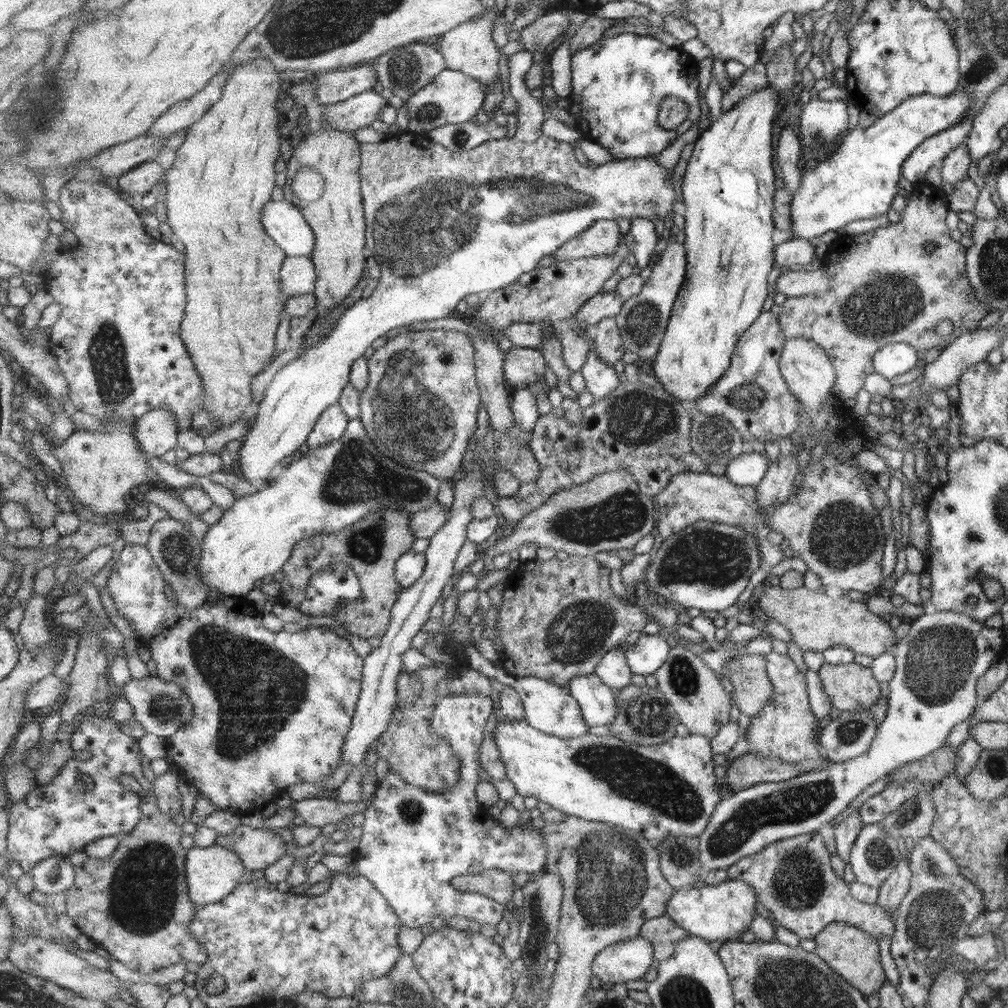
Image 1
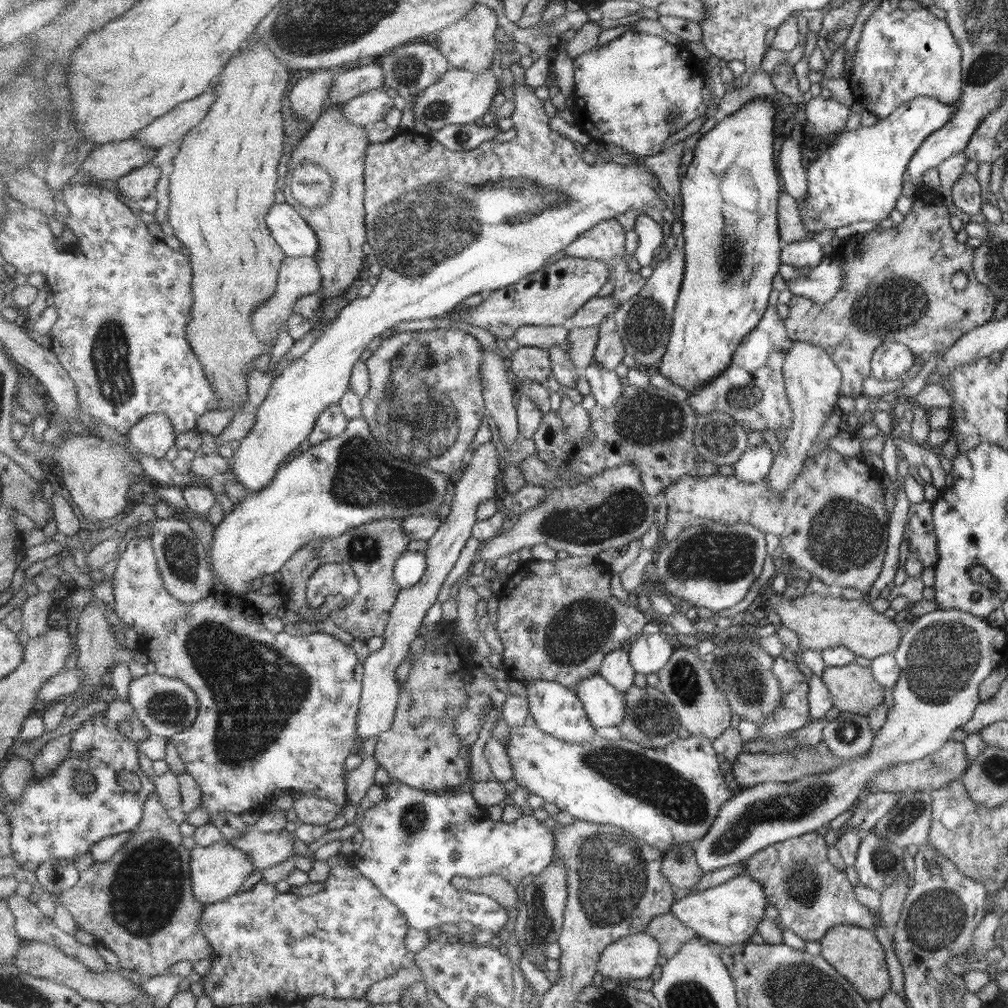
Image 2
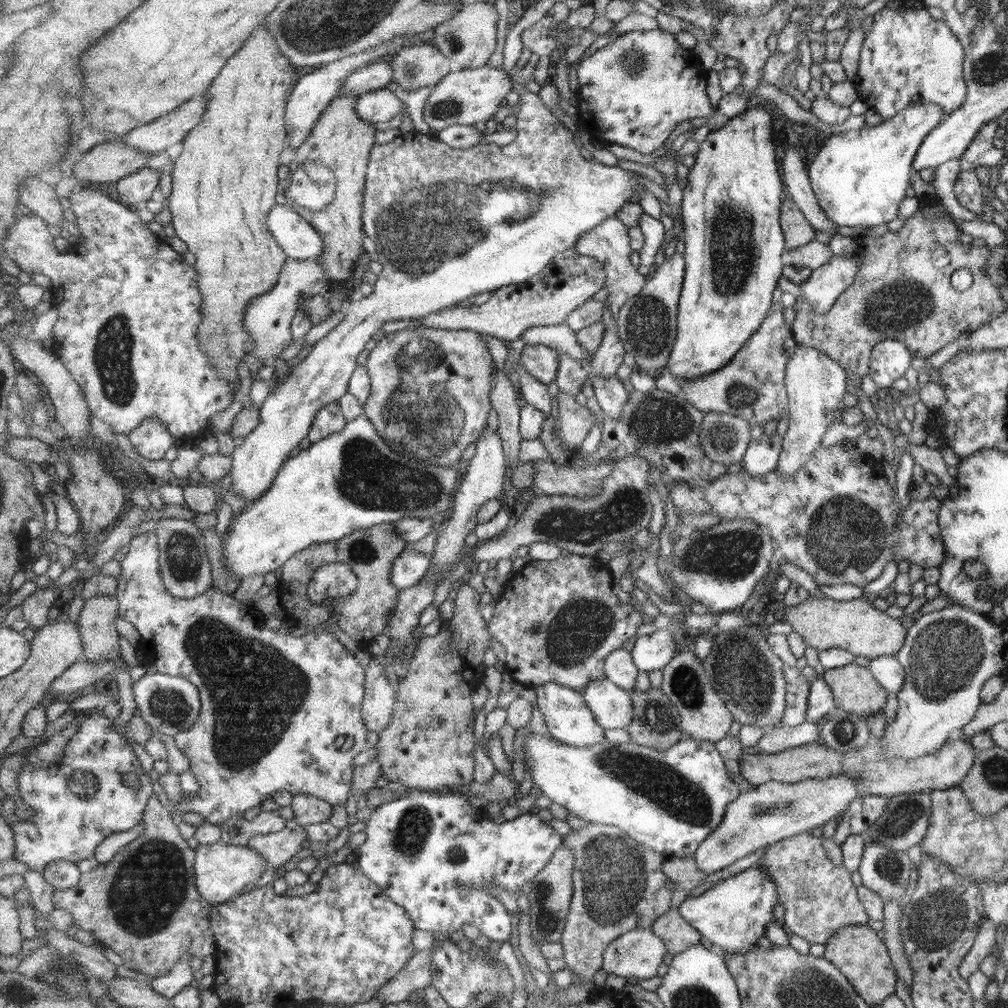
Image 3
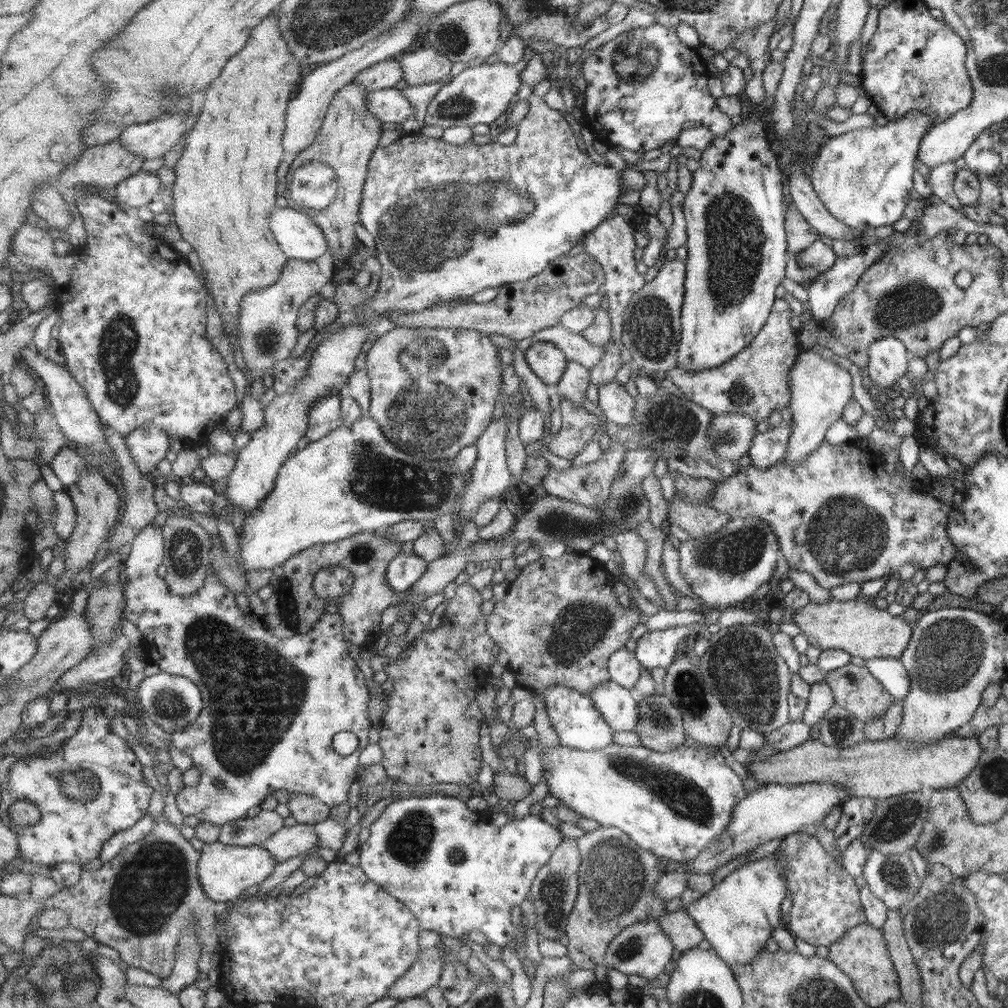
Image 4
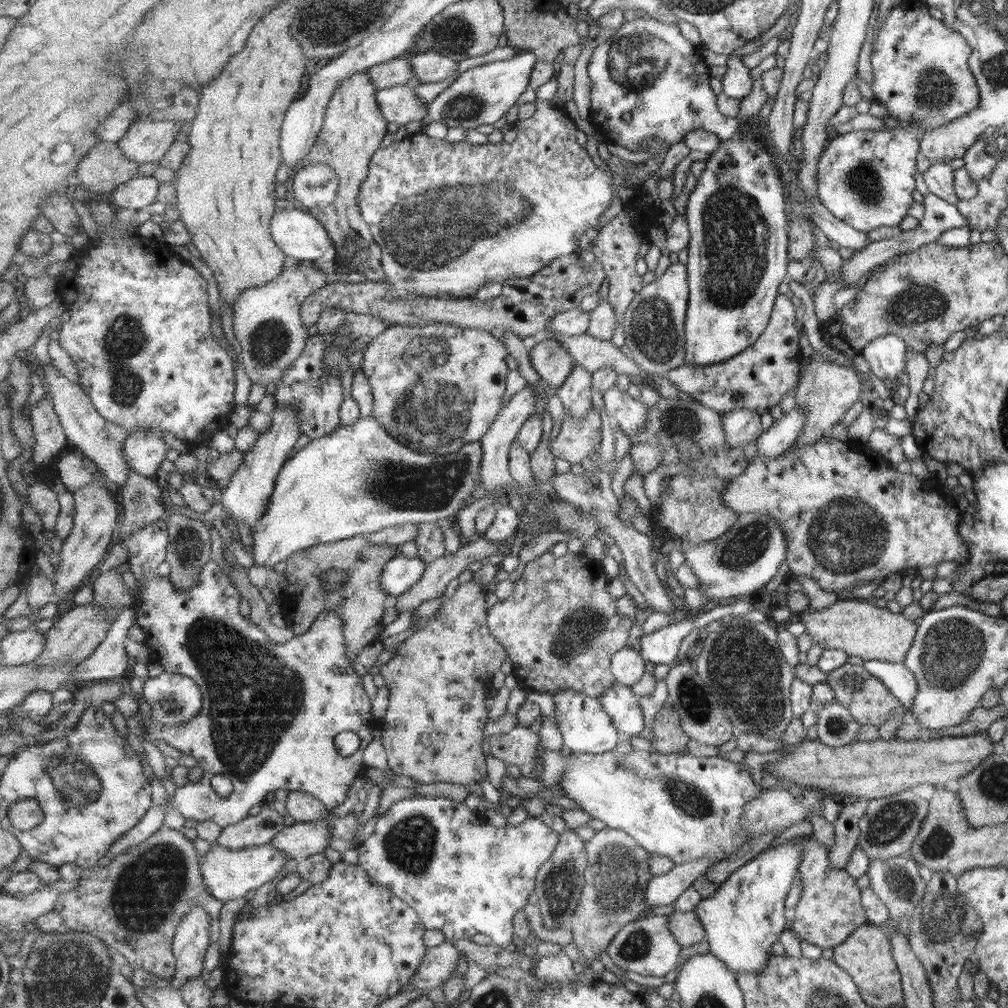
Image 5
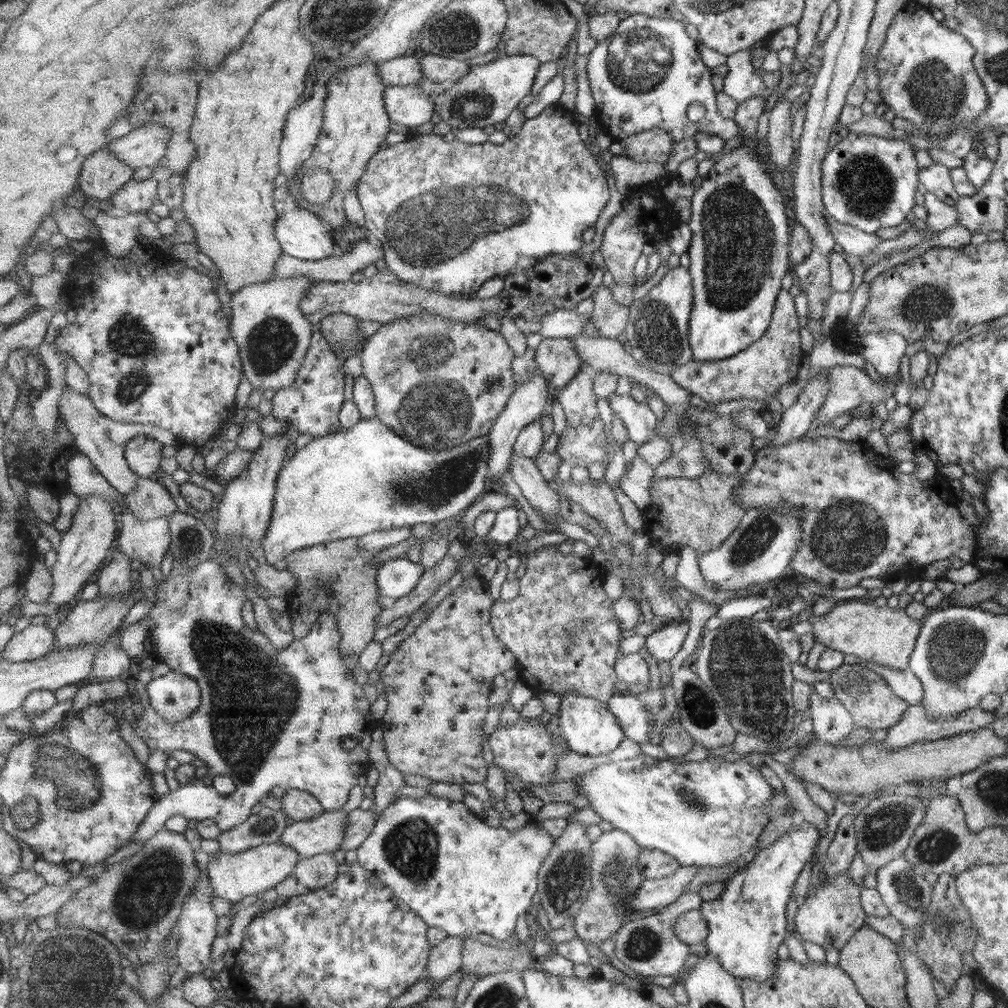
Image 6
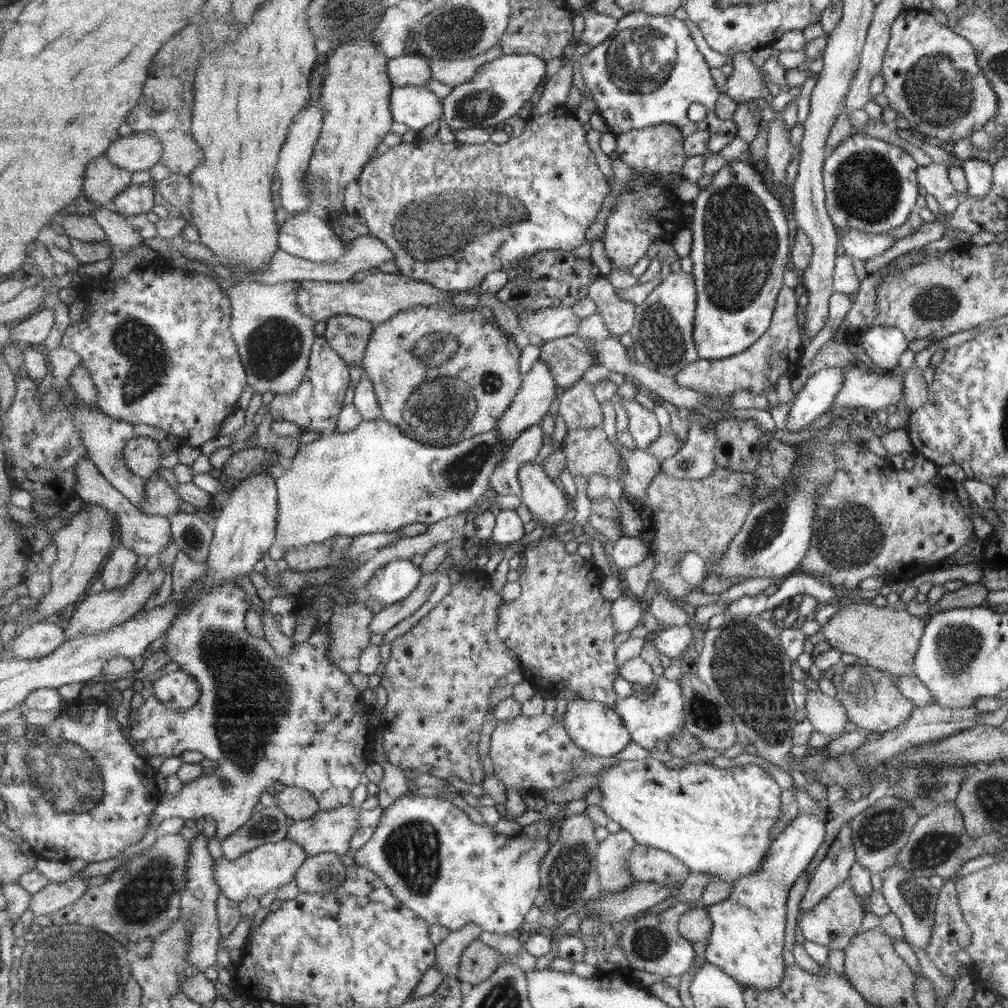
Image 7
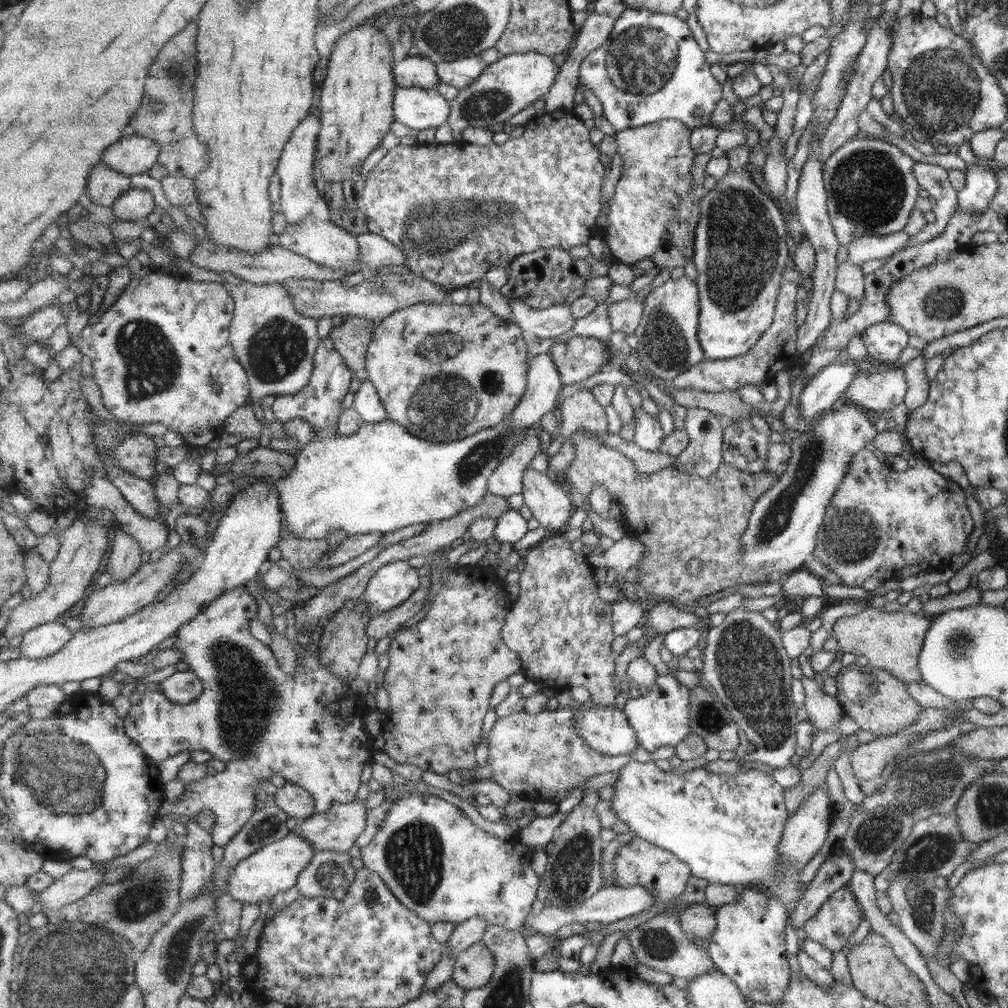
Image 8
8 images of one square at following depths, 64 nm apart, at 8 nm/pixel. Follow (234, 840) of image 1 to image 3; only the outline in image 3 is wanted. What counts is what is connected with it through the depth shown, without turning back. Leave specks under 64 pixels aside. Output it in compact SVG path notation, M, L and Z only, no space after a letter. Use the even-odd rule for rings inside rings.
M299 825L294 830L286 828L279 832L273 832L271 835L262 835L253 838L247 845L247 848L253 848L260 854L263 854L270 867L279 869L286 862L289 862L297 852L303 850L303 844L310 842L308 831L305 825Z

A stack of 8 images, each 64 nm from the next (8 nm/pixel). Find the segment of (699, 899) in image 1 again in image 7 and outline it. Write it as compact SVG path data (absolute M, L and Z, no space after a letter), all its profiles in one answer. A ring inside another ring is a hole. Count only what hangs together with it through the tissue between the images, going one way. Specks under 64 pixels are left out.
M817 802L818 807L824 812L823 815L813 813L801 813L795 819L789 821L783 829L774 836L773 843L768 849L762 868L749 877L739 878L732 884L731 895L724 902L703 906L712 920L710 936L705 940L703 958L705 961L718 967L730 978L733 978L742 991L752 989L763 992L777 989L784 978L786 968L781 957L783 952L783 928L786 924L786 898L790 887L795 880L805 871L810 860L815 856L817 849L824 842L825 821L827 809L823 802Z

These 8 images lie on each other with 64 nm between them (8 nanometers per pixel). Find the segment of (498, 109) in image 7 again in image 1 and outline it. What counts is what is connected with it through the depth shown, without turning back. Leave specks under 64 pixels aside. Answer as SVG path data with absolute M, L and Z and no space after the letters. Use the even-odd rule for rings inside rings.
M445 69L435 76L435 82L431 82L425 88L419 90L413 98L405 101L409 125L407 132L426 133L428 130L445 126L446 124L459 124L473 120L485 106L489 94L489 83L477 81L463 71L457 69Z

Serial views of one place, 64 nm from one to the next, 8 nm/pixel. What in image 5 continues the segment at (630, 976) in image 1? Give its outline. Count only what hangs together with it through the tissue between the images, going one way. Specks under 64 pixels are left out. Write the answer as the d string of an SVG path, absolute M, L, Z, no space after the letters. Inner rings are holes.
M670 915L654 916L635 920L617 934L607 950L611 960L623 971L632 971L642 976L664 977L681 968L683 947L669 929Z

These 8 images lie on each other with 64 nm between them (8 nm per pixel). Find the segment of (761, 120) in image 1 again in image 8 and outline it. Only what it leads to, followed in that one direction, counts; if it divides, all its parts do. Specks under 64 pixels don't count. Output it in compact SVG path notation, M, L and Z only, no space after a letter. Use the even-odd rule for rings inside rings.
M728 168L723 178L717 180L715 187L706 192L701 200L701 222L697 226L697 236L695 236L695 254L693 262L696 265L698 278L698 291L700 296L701 315L699 316L699 339L703 345L705 359L731 359L734 357L741 357L751 350L751 346L758 342L758 338L766 332L767 327L773 318L774 304L779 287L783 283L781 274L785 267L785 260L787 260L787 246L784 245L785 239L785 221L783 213L781 213L779 206L775 200L767 197L763 192L757 188L756 184L751 180L747 170L731 170Z

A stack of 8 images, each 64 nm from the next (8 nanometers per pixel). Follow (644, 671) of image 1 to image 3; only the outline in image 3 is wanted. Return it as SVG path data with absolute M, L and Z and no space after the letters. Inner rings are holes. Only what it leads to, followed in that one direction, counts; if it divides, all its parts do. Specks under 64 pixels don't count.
M676 629L656 630L649 636L641 636L634 640L630 645L633 658L639 667L639 670L651 672L651 670L663 670L675 658L675 655L681 649L678 640L681 633Z

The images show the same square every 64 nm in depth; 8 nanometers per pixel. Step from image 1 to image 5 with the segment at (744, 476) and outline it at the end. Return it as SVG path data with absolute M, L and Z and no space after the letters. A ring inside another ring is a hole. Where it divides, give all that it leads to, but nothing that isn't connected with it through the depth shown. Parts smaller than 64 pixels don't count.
M791 408L787 414L773 421L772 426L765 430L757 439L757 455L777 457L785 449L793 446L801 435L805 423L804 414L800 408Z

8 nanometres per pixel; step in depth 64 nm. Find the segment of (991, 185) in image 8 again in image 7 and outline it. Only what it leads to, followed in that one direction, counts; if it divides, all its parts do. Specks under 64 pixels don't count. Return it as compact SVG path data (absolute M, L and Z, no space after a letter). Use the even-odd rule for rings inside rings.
M976 154L969 158L968 160L965 160L961 162L960 167L963 169L964 177L967 184L967 191L965 191L964 195L965 198L983 198L987 192L989 192L989 188L991 188L991 176L992 176L992 168L989 166L986 162L986 159L980 156L977 156Z

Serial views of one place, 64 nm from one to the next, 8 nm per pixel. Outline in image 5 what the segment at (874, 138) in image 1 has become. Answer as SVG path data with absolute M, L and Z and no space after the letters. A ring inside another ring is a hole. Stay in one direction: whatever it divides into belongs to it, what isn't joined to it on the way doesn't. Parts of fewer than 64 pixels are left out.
M900 122L899 125L894 128L883 128L883 130L857 130L855 132L846 132L843 134L831 135L828 139L825 150L822 156L817 162L817 198L819 202L841 222L845 222L854 228L855 230L867 233L869 230L877 228L877 226L895 226L898 225L903 217L907 214L907 209L913 200L911 199L911 192L915 190L915 174L917 169L915 168L915 157L918 153L918 140L916 138L917 126L913 122Z

